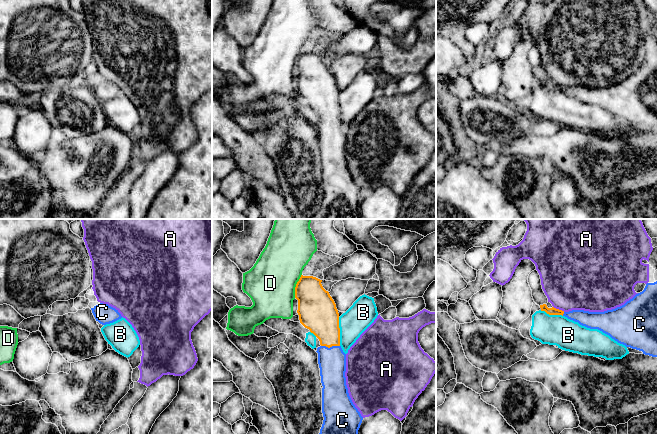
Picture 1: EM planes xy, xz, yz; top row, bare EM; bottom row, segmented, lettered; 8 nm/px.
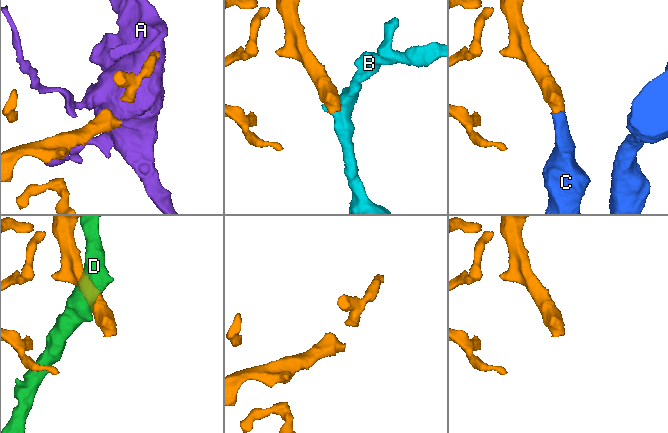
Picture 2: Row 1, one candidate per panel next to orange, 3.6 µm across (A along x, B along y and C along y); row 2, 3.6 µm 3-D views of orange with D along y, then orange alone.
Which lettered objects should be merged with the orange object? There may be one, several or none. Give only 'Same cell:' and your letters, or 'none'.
Same cell: C

